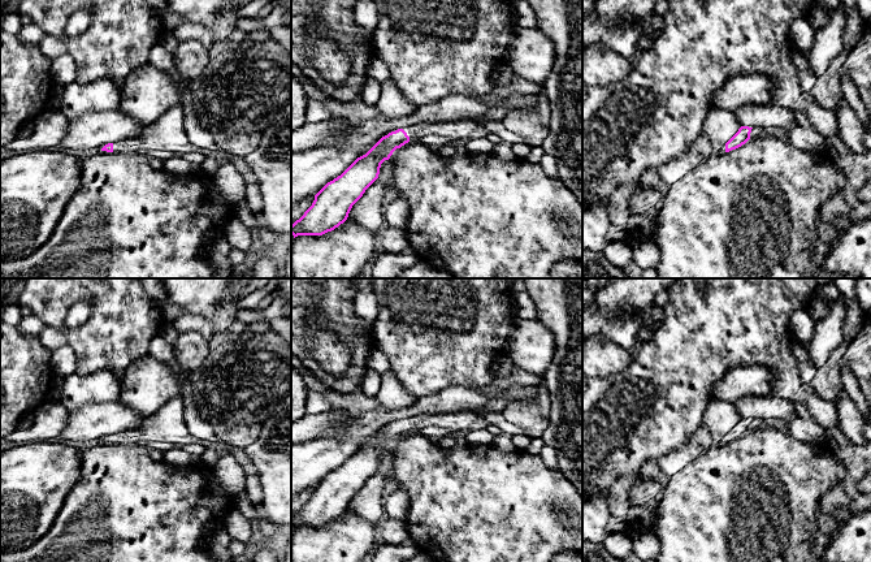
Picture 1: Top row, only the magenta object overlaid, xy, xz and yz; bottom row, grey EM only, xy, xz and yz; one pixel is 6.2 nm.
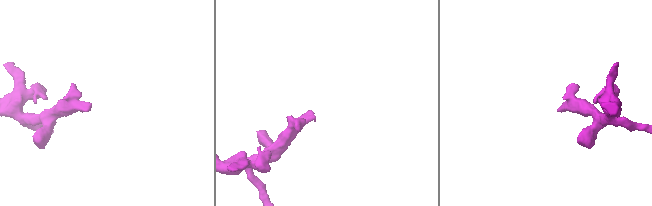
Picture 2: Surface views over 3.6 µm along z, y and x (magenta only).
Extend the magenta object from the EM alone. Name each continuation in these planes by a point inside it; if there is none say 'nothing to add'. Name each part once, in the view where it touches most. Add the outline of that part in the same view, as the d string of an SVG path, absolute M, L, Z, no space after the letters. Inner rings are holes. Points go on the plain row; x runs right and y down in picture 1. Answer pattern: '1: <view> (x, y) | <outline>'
1: xz (434, 427) | M463 410L441 415L417 415L403 419L410 432L426 436L438 442L443 436L458 437L486 425L486 412Z

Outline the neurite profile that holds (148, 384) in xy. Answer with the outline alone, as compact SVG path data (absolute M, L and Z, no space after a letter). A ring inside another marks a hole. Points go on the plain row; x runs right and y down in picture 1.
M151 354L133 360L121 381L120 401L140 416L150 418L182 392L181 375Z

